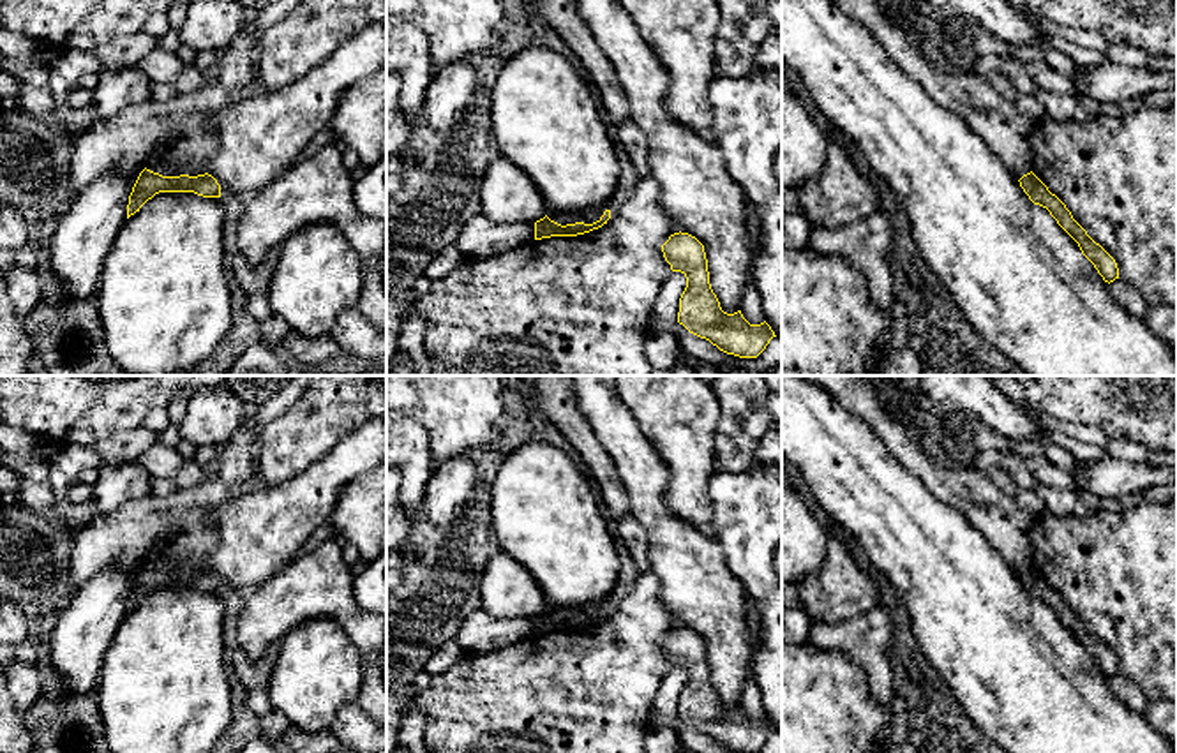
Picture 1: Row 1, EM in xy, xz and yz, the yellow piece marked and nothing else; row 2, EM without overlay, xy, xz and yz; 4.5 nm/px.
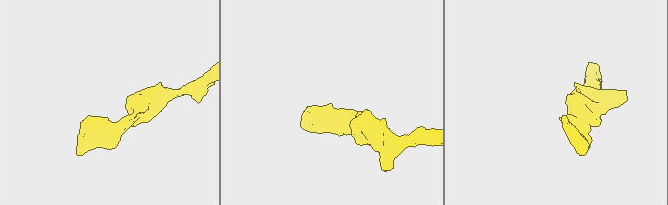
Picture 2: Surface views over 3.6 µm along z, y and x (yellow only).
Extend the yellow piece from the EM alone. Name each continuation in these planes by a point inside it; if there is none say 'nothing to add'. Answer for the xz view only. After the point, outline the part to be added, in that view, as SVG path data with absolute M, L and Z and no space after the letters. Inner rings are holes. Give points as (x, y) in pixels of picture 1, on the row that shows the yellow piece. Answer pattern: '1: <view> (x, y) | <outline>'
nothing to add

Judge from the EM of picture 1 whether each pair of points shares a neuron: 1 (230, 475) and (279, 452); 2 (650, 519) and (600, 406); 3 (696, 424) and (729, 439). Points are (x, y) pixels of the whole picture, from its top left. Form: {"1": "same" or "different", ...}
{"1": "different", "2": "same", "3": "different"}

